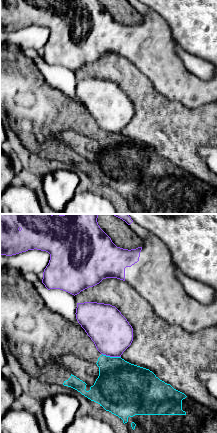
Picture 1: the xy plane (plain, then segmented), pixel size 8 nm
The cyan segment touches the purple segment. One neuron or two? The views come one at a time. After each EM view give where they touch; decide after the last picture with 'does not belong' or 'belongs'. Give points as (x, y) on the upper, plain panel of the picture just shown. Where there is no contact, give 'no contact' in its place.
contact (111, 133)

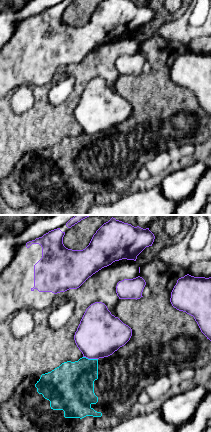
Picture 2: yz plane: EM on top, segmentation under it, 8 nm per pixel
contact (90, 135)

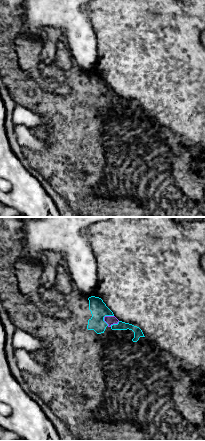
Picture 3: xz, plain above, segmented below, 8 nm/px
contact (104, 92)

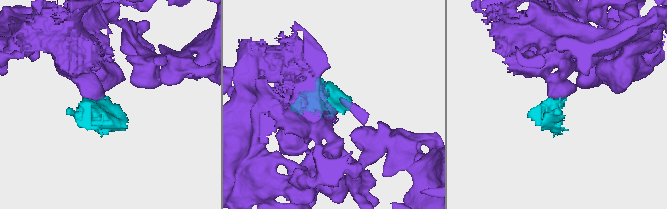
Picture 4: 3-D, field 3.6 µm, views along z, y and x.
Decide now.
does not belong

